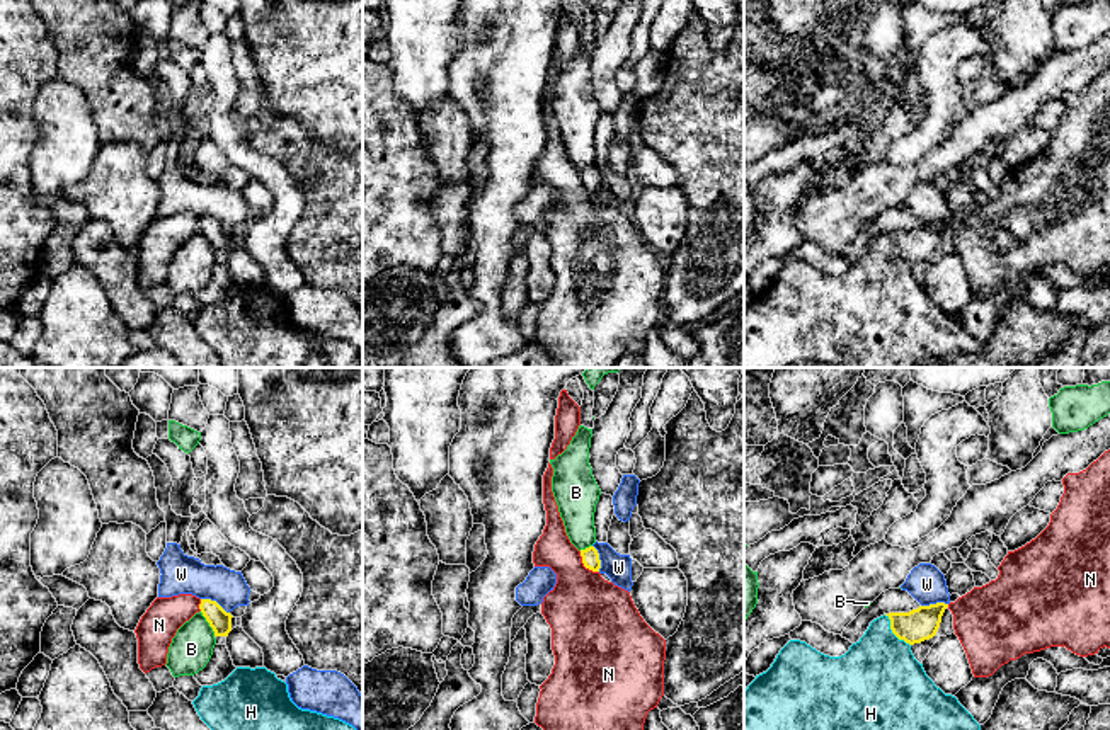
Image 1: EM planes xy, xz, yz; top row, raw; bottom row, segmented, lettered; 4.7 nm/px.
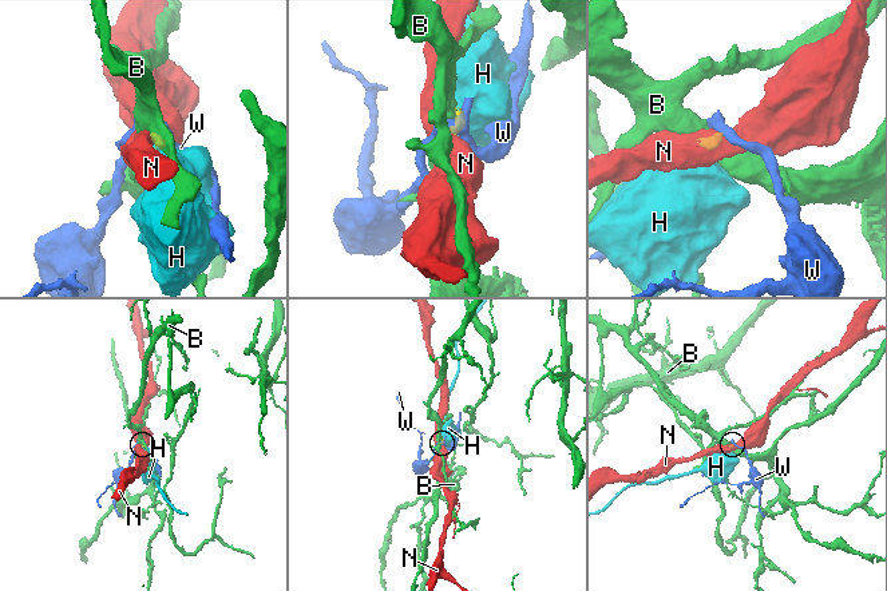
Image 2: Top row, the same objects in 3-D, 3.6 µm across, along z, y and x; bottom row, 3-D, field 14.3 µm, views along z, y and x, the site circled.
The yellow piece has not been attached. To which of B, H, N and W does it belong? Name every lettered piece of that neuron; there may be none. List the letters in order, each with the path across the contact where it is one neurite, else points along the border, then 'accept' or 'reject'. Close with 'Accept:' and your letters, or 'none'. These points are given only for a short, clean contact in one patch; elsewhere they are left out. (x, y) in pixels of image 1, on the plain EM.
B: border xy (200, 230), (215, 254); reject
H: way yz (918, 244), (892, 250), (879, 286), (879, 302); accept
N: border xz (579, 171), (581, 181), (598, 191); reject
W: border xy (201, 216), (217, 220), (228, 232); reject
Accept: H

